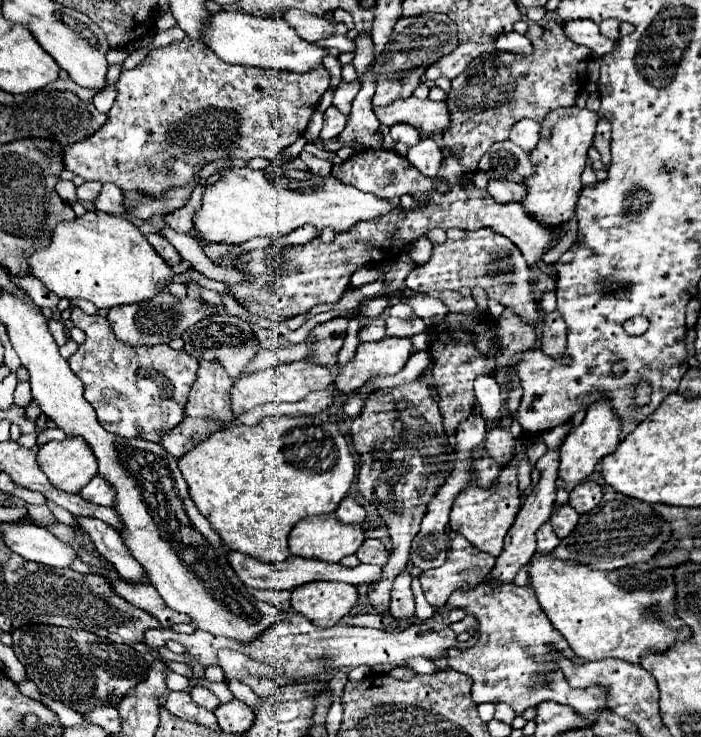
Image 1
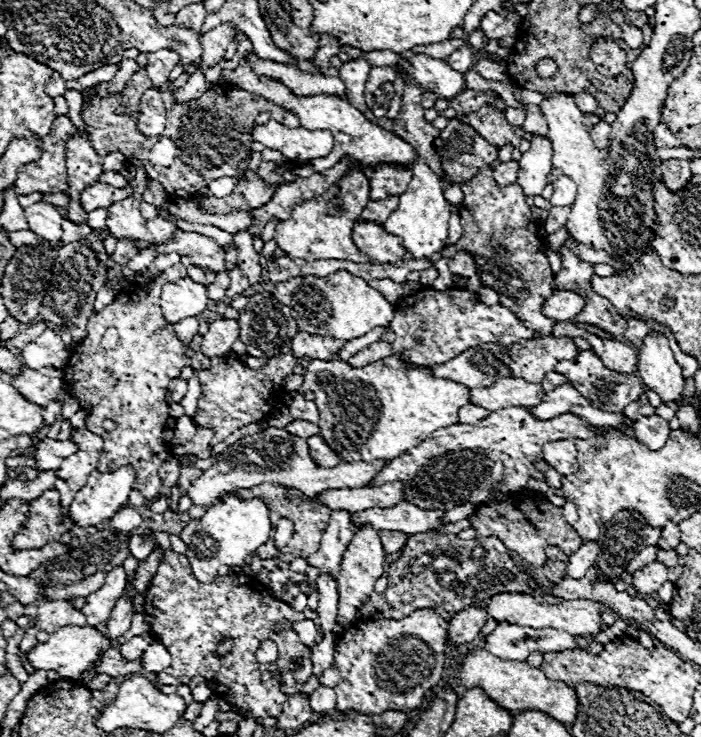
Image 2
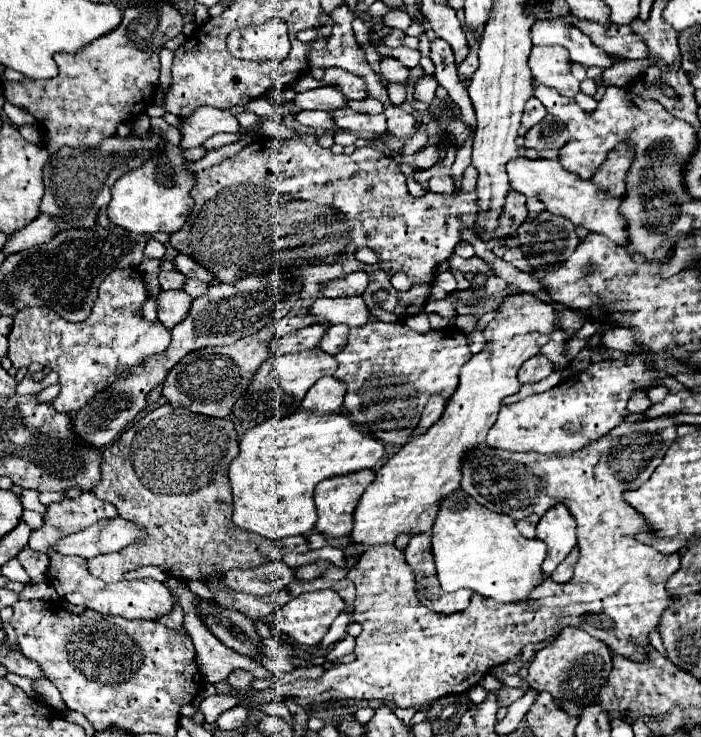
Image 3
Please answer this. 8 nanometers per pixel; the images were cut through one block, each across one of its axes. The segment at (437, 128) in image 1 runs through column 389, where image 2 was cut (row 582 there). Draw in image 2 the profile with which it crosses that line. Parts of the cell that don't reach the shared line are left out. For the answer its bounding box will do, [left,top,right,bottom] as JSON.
[82,566,126,626]

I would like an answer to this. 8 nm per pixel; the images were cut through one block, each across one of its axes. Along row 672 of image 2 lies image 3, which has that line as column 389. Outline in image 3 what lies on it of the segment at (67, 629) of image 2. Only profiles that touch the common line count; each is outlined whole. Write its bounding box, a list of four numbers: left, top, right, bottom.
[380,58,410,84]

